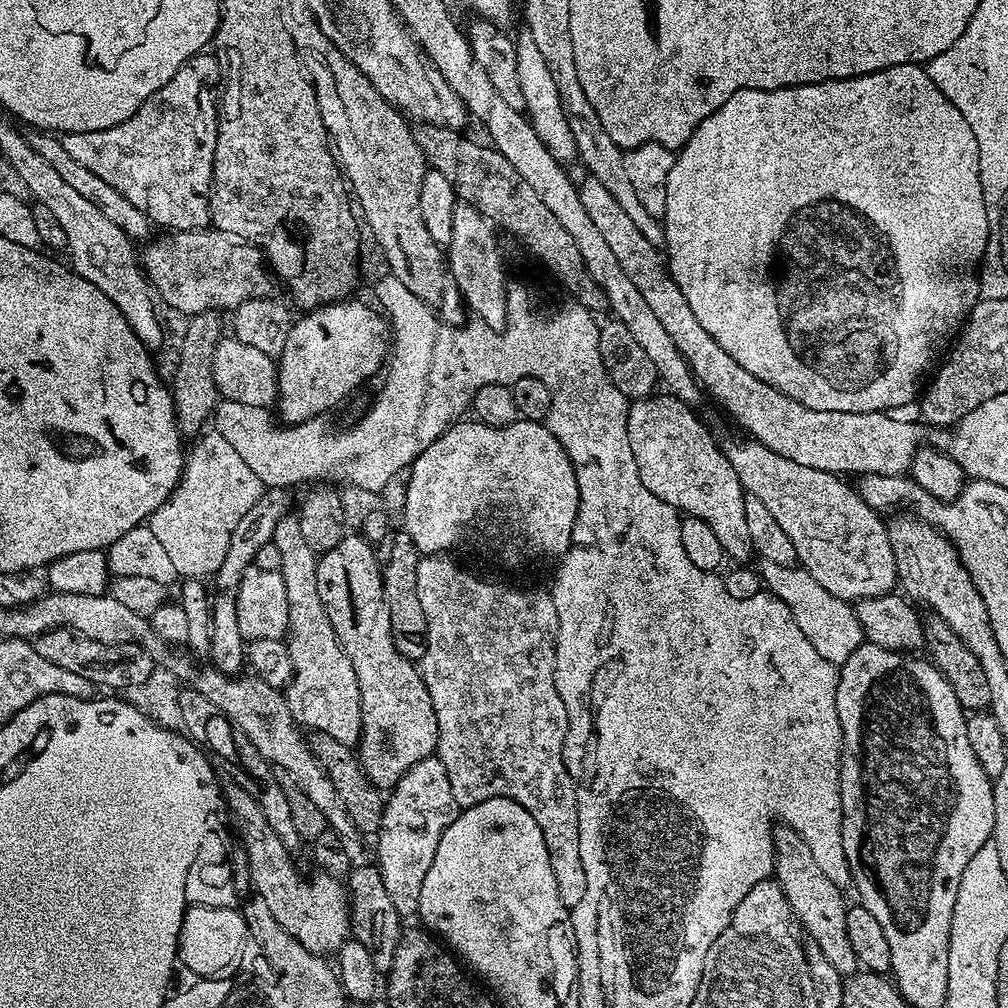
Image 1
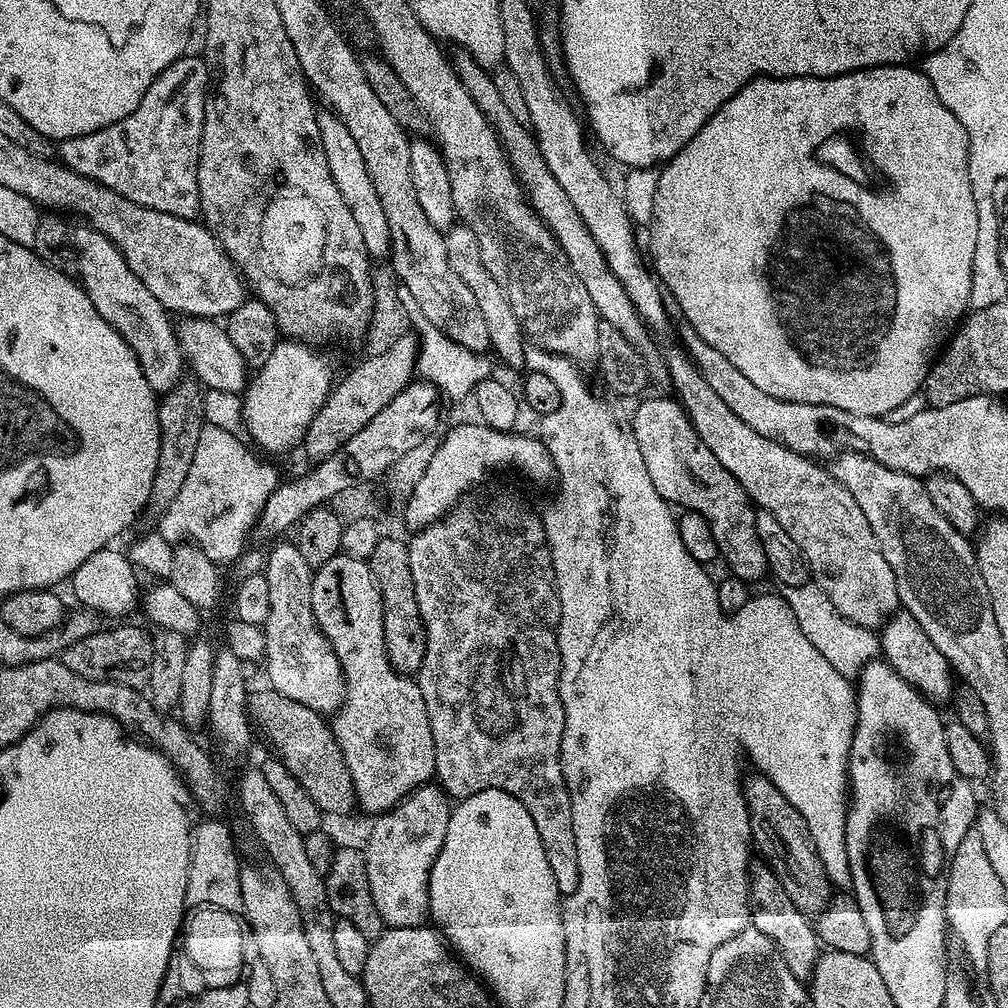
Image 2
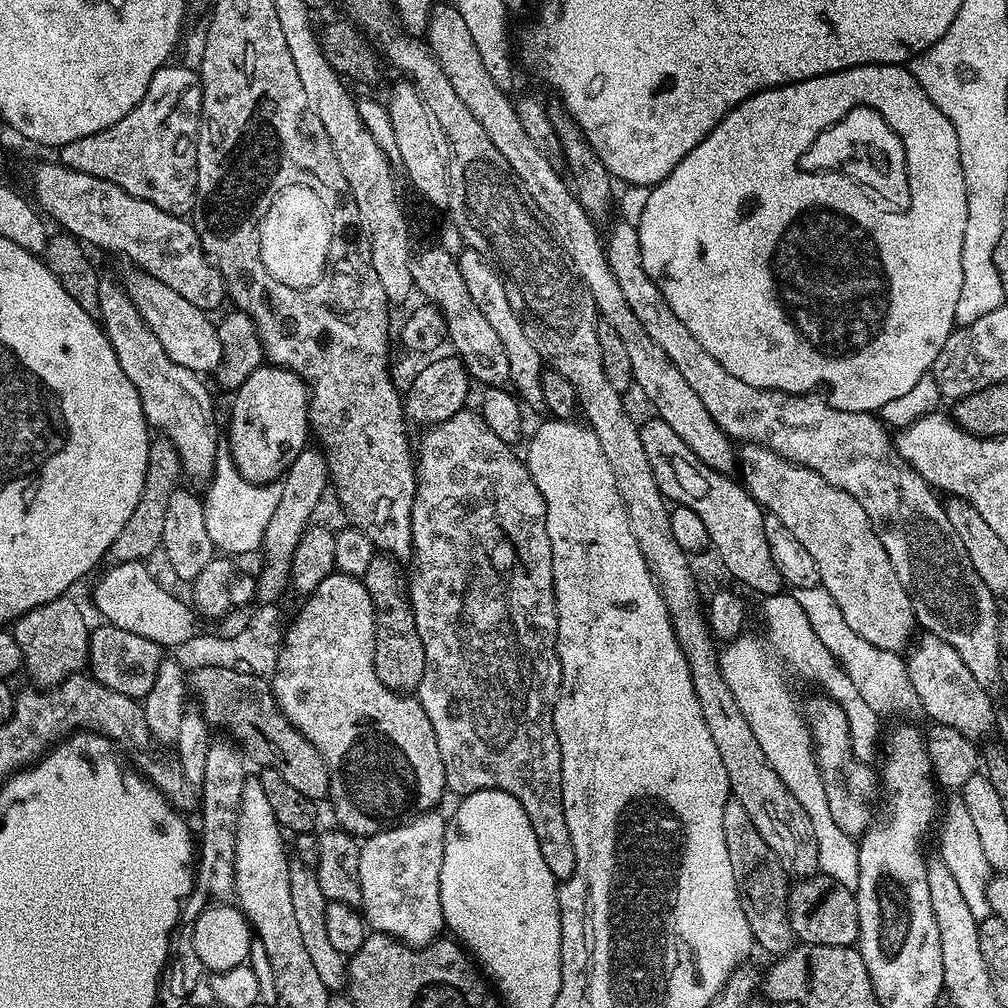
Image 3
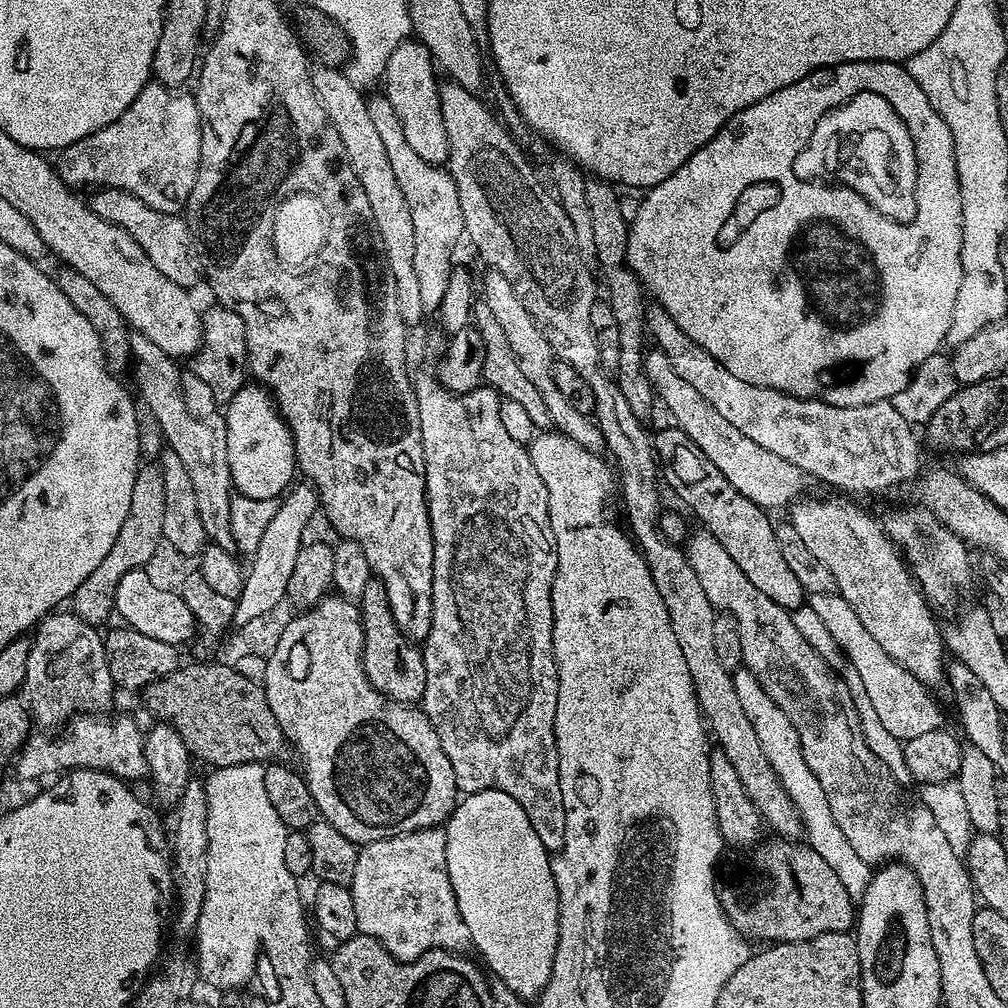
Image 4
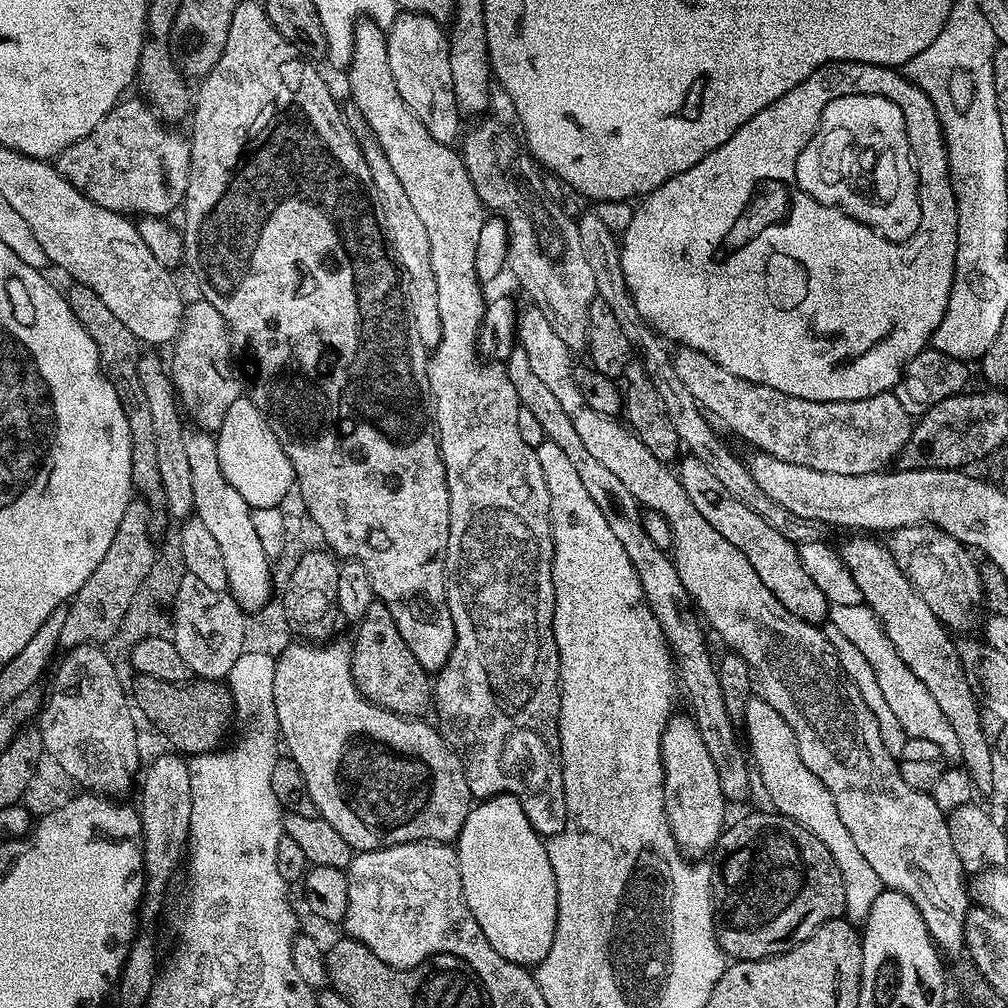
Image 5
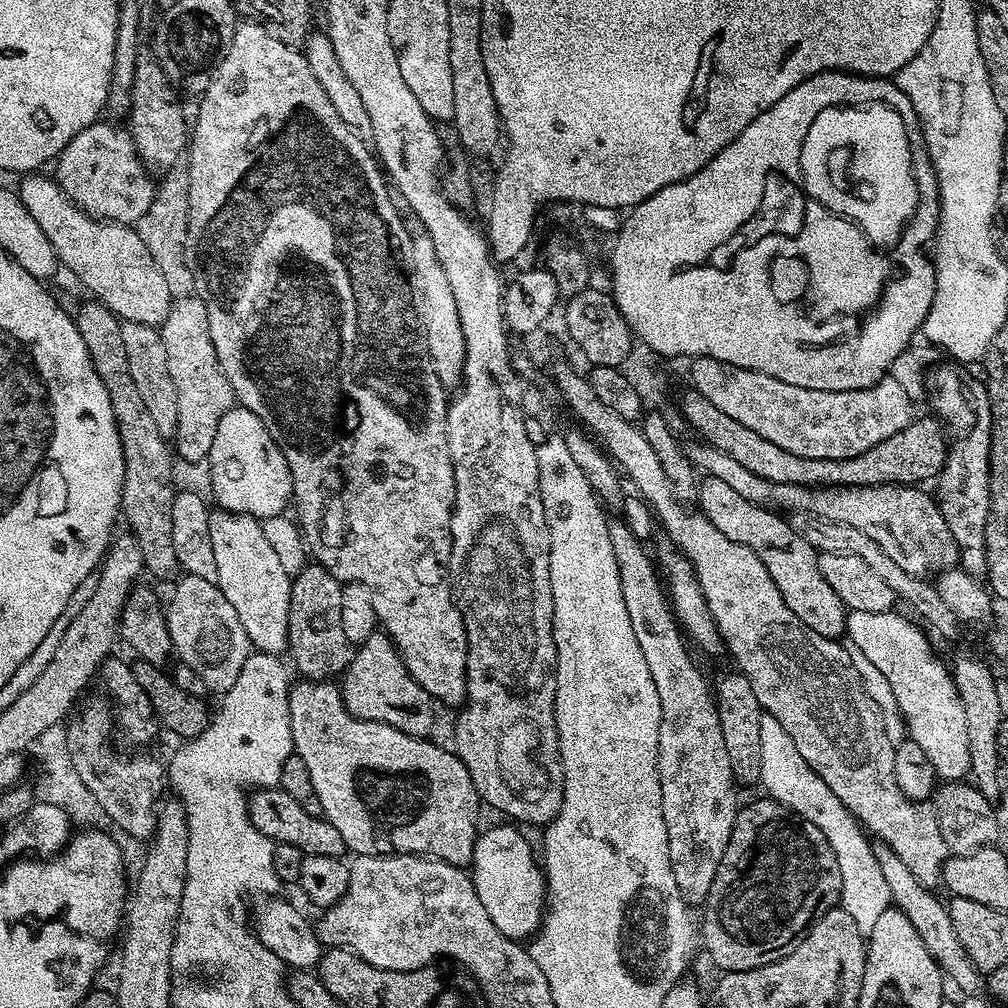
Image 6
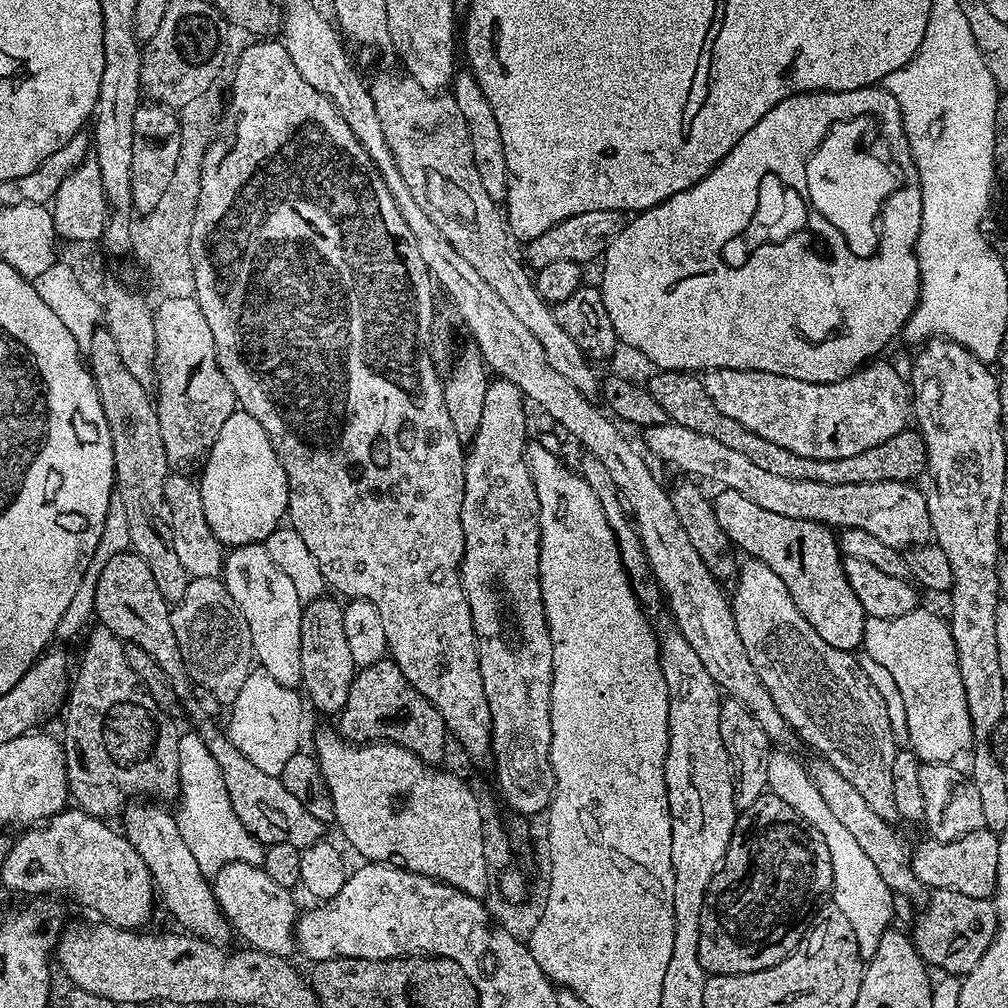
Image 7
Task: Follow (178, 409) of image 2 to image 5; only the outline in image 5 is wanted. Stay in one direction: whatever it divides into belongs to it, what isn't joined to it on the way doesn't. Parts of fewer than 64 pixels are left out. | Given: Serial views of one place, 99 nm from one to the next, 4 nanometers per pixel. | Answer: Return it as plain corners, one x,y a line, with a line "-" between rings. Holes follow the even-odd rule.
133,498
126,506
126,514
122,514
122,522
118,522
118,531
102,562
98,562
94,574
82,582
67,605
60,635
60,643
65,649
77,648
80,644
103,645
119,629
127,611
134,605
135,596
141,595
144,579
158,555
157,545
152,545
152,518
150,505
143,498

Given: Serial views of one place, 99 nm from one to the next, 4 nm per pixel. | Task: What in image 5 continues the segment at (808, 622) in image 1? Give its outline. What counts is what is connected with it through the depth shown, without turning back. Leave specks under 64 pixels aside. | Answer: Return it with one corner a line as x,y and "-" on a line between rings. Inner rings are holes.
861,602
854,606
831,605
828,609
827,623
838,626
838,630
854,647
870,662
871,669
874,670
874,678
878,678
878,690
882,690
882,698
886,698
890,710
902,722
902,730
909,738
926,738
926,742
934,742
938,750
946,758
956,758
960,755
958,738
954,735
954,729
950,727
950,722
946,722
946,714
938,707
938,702
934,702
934,697
930,695
930,690
898,658
892,643
886,638
884,627
875,616
868,605

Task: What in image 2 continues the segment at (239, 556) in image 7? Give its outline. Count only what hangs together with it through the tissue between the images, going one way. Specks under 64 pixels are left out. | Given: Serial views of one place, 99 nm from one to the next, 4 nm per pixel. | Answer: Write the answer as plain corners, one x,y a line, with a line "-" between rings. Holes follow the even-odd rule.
91,226
80,227
84,228
78,229
77,232
75,229
74,232
74,247
76,272
85,294
90,298
90,302
94,302
94,310
98,310
98,314
102,314
102,318
106,318
106,322
110,322
110,326
114,326
114,330
118,330
118,334
130,346
130,350
134,350
134,354
138,358
138,366
142,366
142,374
153,392
157,394
171,392
181,383
180,371
185,371
186,368
184,354
180,350
180,340
176,336
173,317
168,309
162,306
162,302
158,302
158,298
154,298
154,294
150,294
150,290
146,290
146,286
142,286
142,278
138,278
138,274
134,274
134,270
130,270
126,258
118,250
118,246
114,246
114,242
110,242
110,238
106,238
106,234
102,234
97,228

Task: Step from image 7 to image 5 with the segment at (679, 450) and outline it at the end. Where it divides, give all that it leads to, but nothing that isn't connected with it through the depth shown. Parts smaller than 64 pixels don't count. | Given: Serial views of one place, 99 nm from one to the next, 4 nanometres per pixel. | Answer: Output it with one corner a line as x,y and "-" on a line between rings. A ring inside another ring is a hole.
932,524
895,528
887,533
886,543
902,574
906,574
908,581
918,590
922,602
934,610
945,628
953,633
968,634
975,624
977,627
976,607
981,607
984,591
977,561
972,561
973,553
969,549

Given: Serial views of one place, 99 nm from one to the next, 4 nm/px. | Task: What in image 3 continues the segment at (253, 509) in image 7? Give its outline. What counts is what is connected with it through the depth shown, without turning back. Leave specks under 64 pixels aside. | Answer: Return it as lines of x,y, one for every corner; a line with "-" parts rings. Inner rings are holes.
268,362
254,370
233,396
228,428
226,424
226,444
232,447
232,460
256,484
279,481
310,440
308,385
297,372

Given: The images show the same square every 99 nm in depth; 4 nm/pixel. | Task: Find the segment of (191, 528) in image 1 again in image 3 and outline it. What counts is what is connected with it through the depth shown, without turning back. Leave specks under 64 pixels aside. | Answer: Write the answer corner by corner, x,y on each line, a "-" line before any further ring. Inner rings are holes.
217,455
216,465
212,471
211,480
207,481
205,492
202,492
205,510
205,524
207,533
213,543
215,551
220,554
227,554
229,557
244,556
247,552
261,551
263,536
266,534
266,526
269,525
270,518
277,509
278,502
281,501
283,486
280,482
267,484
256,484
240,472
231,455

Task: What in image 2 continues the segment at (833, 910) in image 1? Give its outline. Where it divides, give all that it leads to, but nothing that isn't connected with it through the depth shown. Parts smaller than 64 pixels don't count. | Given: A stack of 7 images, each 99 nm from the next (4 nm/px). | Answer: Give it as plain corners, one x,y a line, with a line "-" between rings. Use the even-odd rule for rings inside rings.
753,775
742,784
751,839
755,847
756,844
760,847
761,854
765,856
761,857
782,882
786,894
790,894
790,902
794,902
794,906
806,914
818,914
833,899
834,885
828,879
822,858
816,853
815,842
808,833
807,824
774,782
764,775

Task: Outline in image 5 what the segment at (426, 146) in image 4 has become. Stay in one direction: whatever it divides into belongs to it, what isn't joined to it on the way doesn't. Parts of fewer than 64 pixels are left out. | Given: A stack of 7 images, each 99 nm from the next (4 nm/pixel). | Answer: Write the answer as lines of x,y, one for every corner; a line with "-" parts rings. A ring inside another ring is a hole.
401,11
386,29
388,61
390,74
394,74
394,86
398,86
398,94
402,94
402,102
406,102
418,122
430,130
430,138
455,145
462,132
462,113
454,98
454,82
450,82
449,33
440,28
443,28
441,21
421,12

